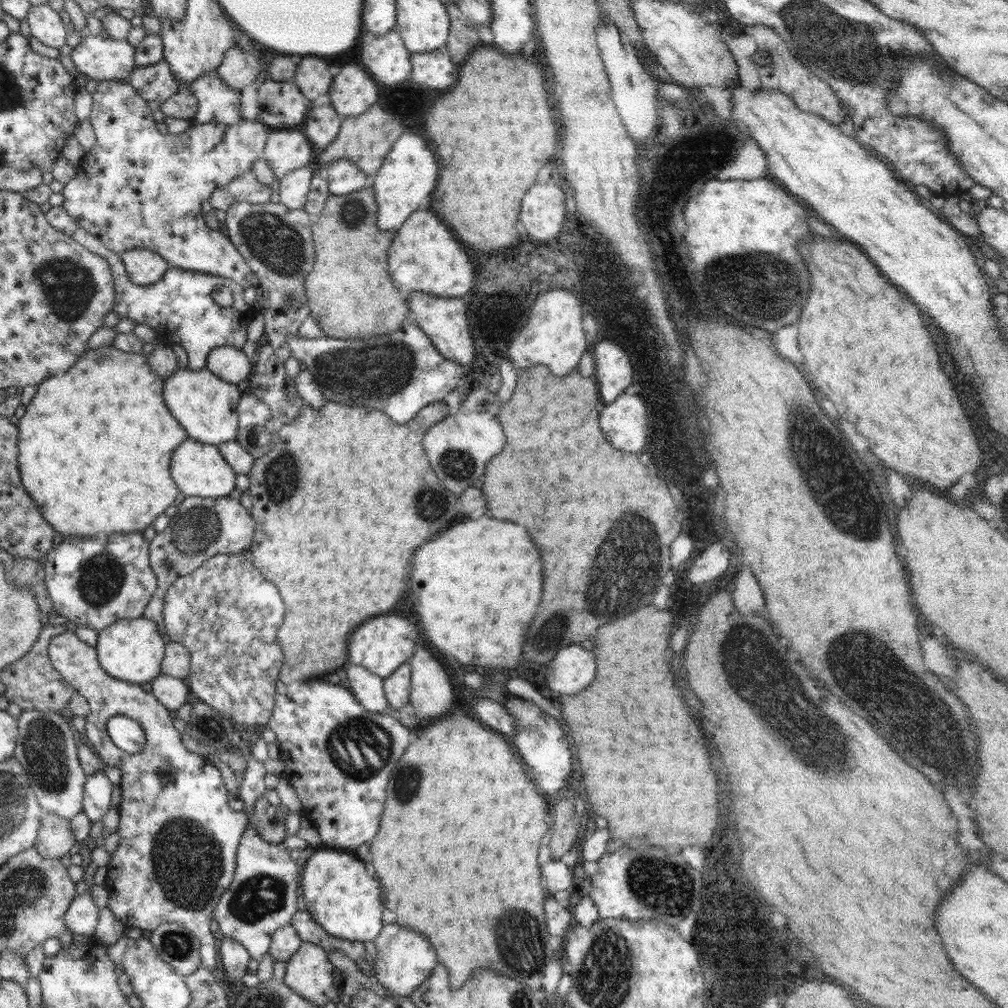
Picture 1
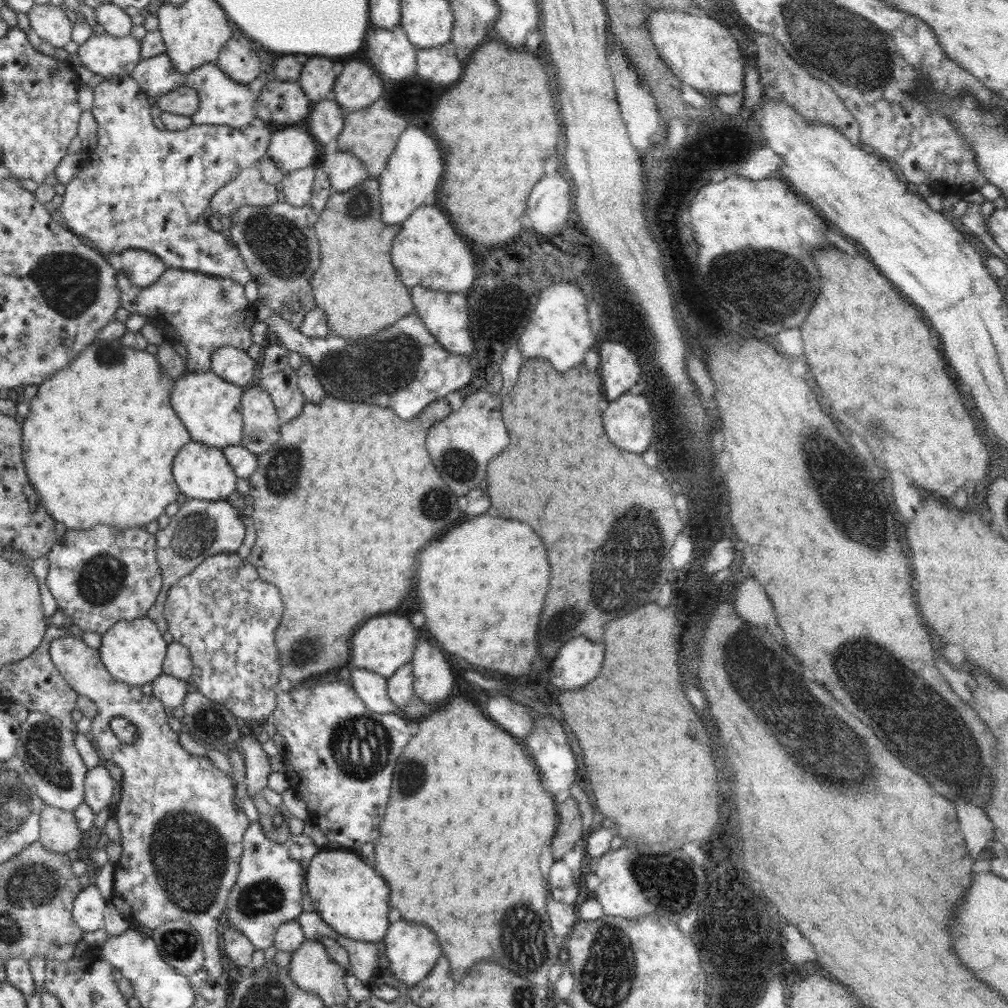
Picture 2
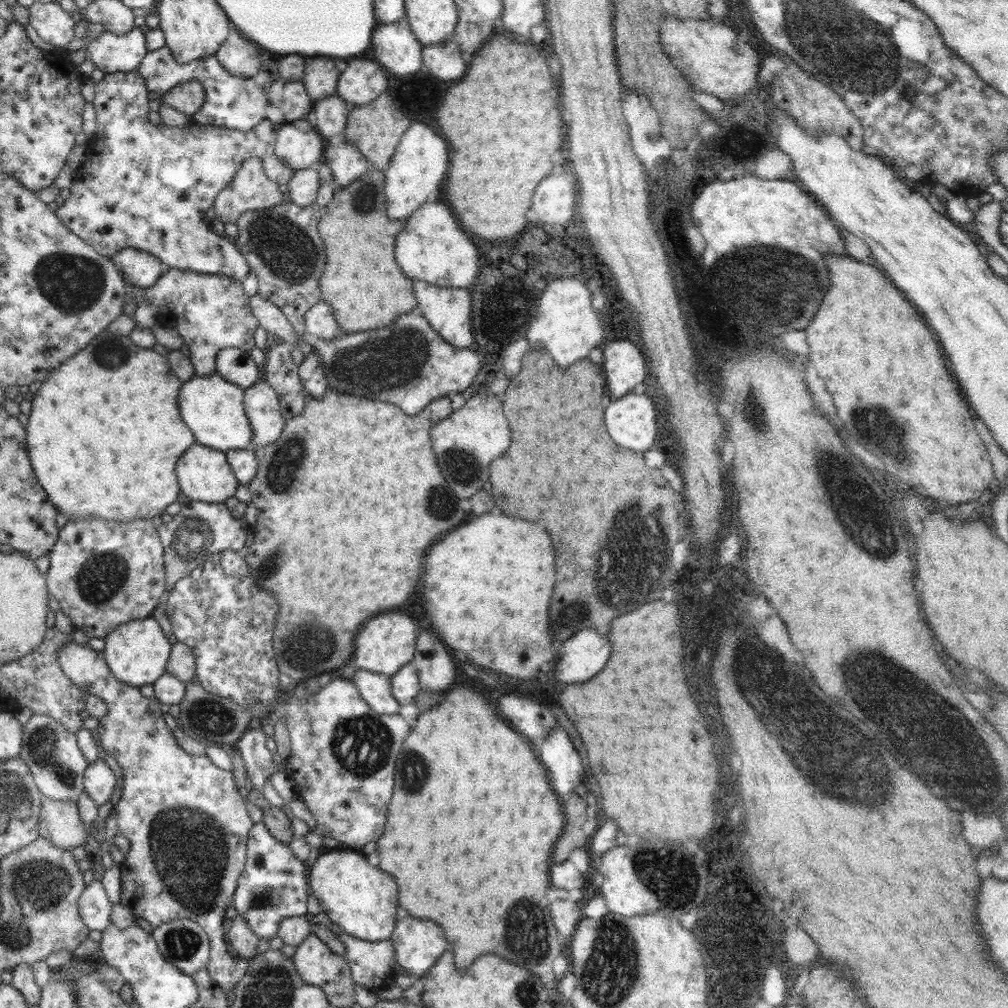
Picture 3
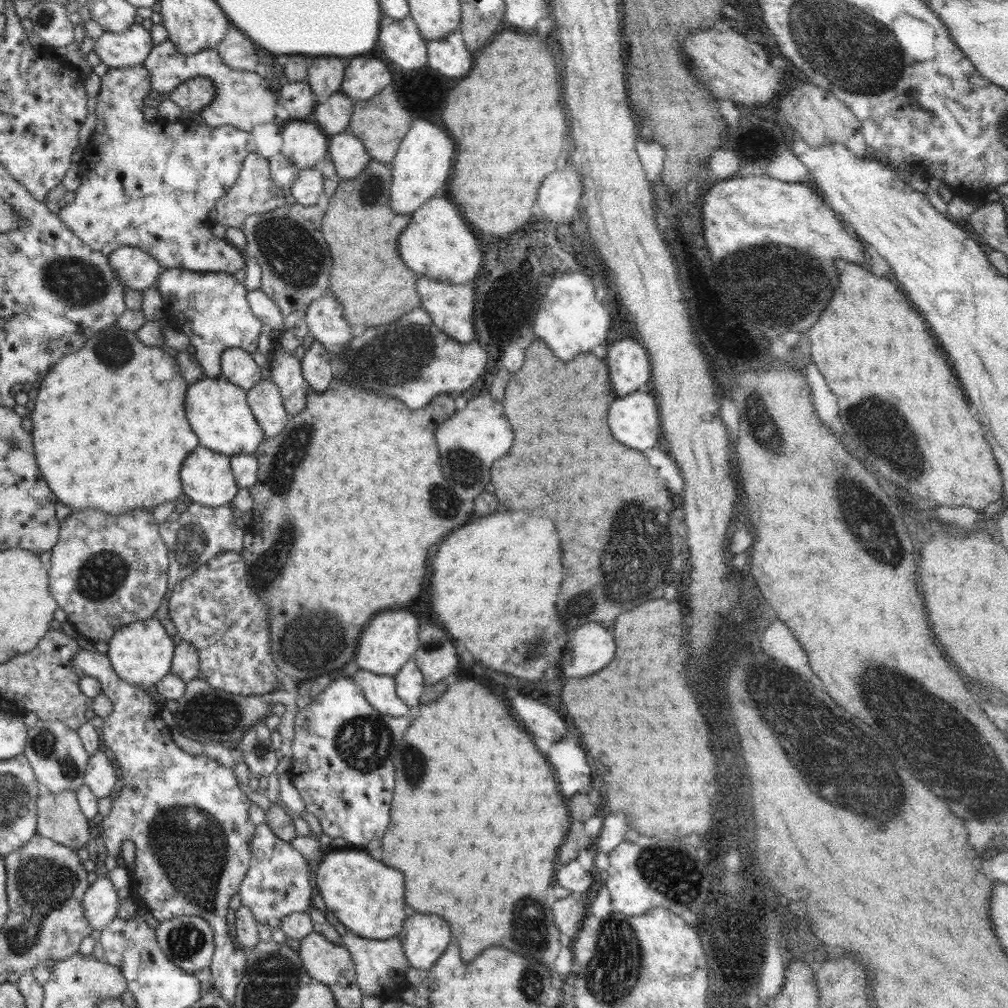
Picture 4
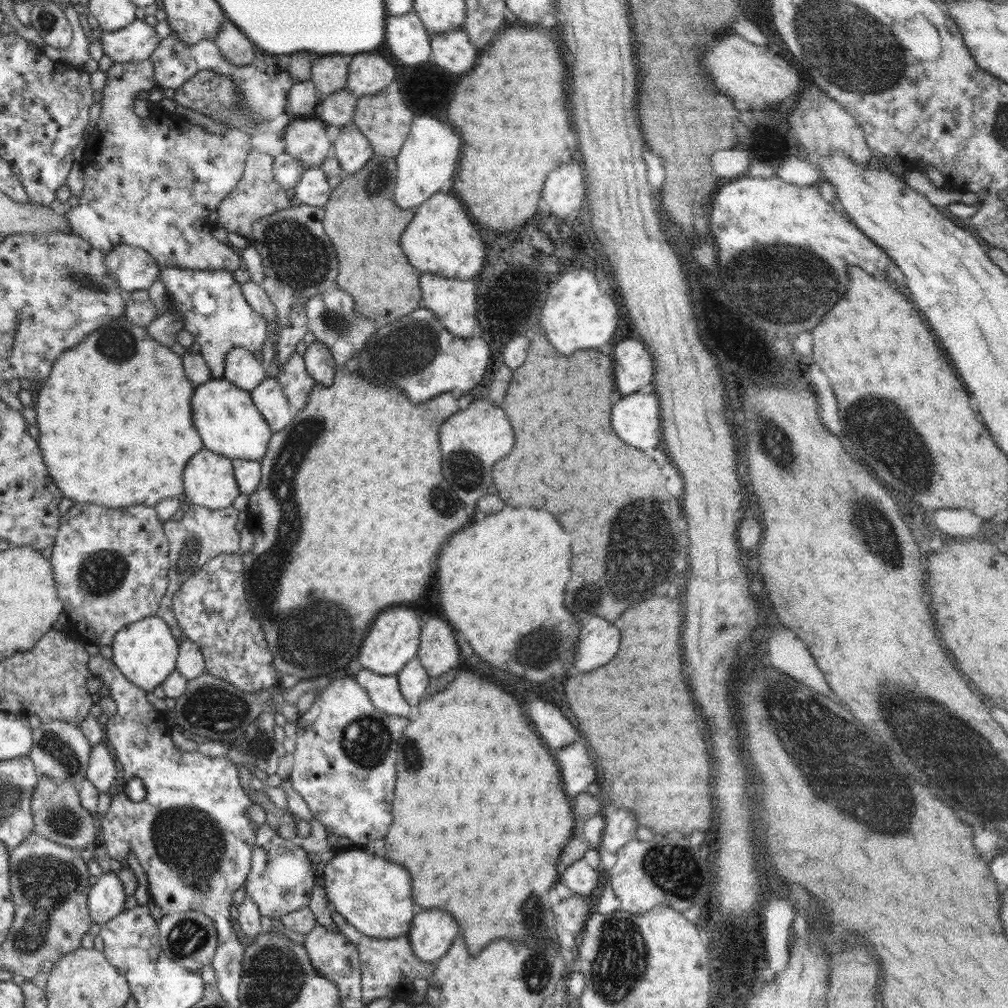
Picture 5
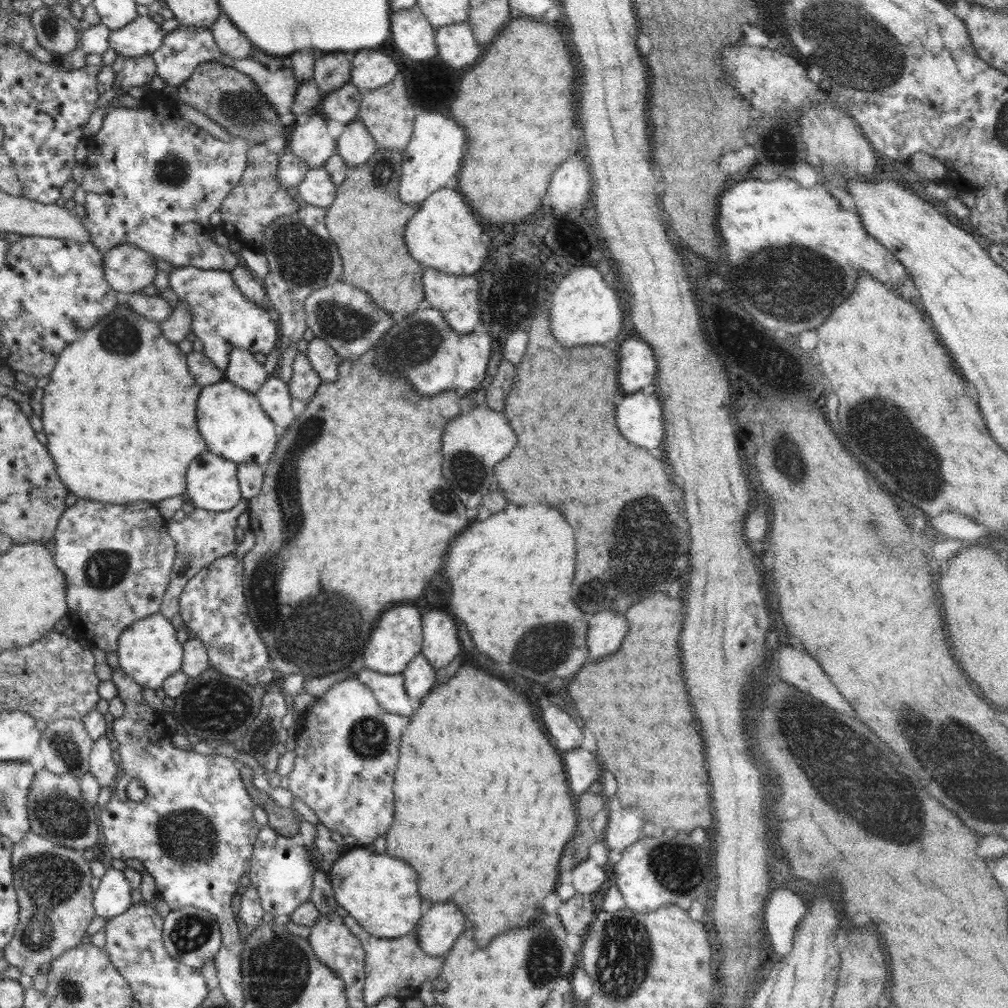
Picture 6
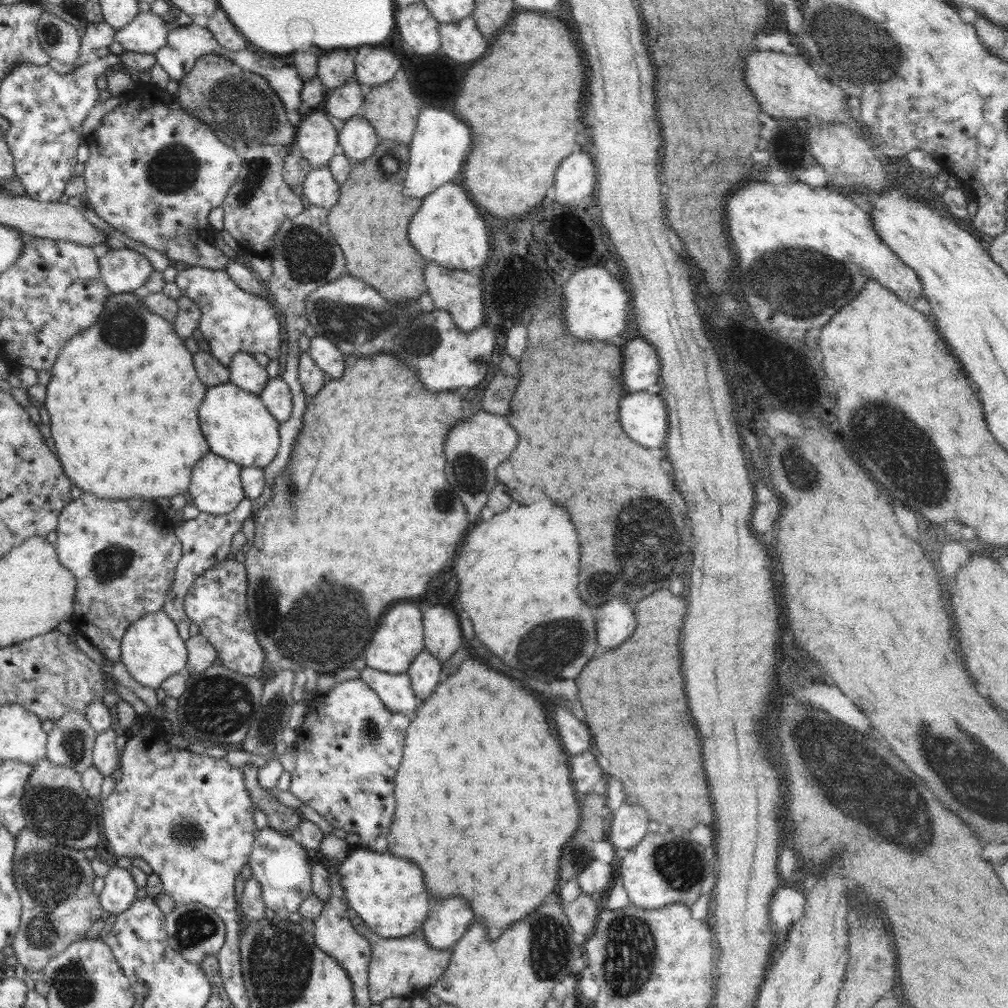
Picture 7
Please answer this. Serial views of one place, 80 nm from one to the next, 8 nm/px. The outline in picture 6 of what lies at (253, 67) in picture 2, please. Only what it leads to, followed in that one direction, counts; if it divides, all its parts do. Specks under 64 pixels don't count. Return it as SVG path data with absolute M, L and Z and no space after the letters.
M220 12L220 17L213 22L210 27L215 44L220 51L232 58L248 58L252 52L252 44L248 38L232 24L232 21L226 17L224 12Z

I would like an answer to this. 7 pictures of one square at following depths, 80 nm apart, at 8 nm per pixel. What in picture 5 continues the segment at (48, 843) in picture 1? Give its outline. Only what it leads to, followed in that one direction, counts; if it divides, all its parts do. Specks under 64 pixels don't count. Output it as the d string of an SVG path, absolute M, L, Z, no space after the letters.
M41 777L35 786L31 809L34 833L80 851L89 844L94 844L98 829L94 821L96 815L82 806L77 788L78 784L73 782L55 782L55 780Z

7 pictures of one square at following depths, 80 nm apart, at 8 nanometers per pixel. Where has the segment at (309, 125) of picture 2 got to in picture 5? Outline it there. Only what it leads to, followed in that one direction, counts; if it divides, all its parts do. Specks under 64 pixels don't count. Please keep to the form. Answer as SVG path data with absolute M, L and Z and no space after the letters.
M346 87L321 97L323 104L320 110L313 112L313 116L322 119L327 126L344 128L352 123L358 104L358 96Z

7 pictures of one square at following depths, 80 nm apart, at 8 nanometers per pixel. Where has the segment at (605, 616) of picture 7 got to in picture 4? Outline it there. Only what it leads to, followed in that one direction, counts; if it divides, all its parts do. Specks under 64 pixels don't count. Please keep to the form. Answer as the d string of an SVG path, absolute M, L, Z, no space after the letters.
M596 622L580 626L565 646L566 654L559 662L568 679L590 676L602 670L614 658L614 636Z

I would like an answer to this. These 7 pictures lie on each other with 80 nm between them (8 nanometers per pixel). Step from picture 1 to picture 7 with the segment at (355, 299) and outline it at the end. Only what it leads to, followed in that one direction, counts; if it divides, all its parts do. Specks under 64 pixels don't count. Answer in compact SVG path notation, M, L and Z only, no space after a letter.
M380 140L372 156L352 164L348 178L341 184L339 199L329 208L327 218L333 240L345 257L347 274L363 280L392 303L413 300L427 292L423 274L428 261L414 249L407 235L410 219L422 204L422 198L410 198L403 193L408 157L409 144Z

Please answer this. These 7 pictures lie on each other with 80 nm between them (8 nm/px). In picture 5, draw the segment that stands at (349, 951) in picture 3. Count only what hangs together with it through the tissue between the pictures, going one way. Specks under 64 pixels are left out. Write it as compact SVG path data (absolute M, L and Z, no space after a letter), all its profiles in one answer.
M334 912L331 915L340 933L342 933L354 947L358 948L358 953L360 953L360 969L362 969L361 996L365 1005L370 1004L370 1002L376 1000L376 998L390 998L394 1002L407 1002L411 999L412 994L416 992L414 980L416 980L416 978L429 980L432 974L434 974L436 962L424 963L424 961L420 961L420 959L414 955L412 947L410 947L408 934L390 939L371 938L360 933L360 930L352 927L338 912Z

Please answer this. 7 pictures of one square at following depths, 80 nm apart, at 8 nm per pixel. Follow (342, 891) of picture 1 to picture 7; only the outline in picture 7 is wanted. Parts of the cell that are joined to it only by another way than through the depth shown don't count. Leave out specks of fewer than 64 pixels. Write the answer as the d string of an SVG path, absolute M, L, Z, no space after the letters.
M371 846L355 847L352 852L340 863L337 868L340 875L340 884L344 889L345 899L349 908L366 924L366 927L376 935L383 938L399 938L412 934L416 929L421 929L428 916L428 892L424 888L422 872L416 864L404 860L390 852L378 853Z

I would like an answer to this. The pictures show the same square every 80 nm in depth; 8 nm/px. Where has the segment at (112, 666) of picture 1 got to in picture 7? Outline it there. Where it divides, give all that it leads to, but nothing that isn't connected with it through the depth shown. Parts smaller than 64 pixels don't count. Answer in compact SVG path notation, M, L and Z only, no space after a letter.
M163 610L136 620L121 638L121 662L142 686L148 688L160 688L170 675L186 674L187 656L187 646L180 638L176 623Z

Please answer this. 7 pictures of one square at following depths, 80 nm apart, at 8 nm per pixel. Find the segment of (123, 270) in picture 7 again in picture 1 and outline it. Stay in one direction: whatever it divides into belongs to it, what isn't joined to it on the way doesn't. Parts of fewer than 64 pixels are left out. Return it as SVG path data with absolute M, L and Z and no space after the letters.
M131 249L120 254L128 278L137 285L149 285L158 282L170 266L156 252L146 249Z

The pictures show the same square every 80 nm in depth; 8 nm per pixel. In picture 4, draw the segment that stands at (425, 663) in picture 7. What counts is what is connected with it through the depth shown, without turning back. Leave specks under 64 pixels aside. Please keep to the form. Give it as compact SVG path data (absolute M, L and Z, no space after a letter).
M414 658L404 663L404 666L393 676L395 687L400 700L404 701L409 708L419 706L418 698L424 692L423 674L420 672Z

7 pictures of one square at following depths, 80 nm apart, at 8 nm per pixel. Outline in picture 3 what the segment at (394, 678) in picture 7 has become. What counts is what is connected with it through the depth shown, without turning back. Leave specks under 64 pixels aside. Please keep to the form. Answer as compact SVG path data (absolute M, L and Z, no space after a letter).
M368 669L356 670L350 680L358 688L360 696L368 706L381 716L399 714L401 704L391 691L391 676L370 672Z

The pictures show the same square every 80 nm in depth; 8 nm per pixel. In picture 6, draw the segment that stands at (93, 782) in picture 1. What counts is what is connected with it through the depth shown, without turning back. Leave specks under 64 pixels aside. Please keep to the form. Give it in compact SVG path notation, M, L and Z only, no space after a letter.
M107 736L99 737L94 741L89 756L89 772L100 783L100 786L109 786L118 774L118 764L114 761L114 752Z

